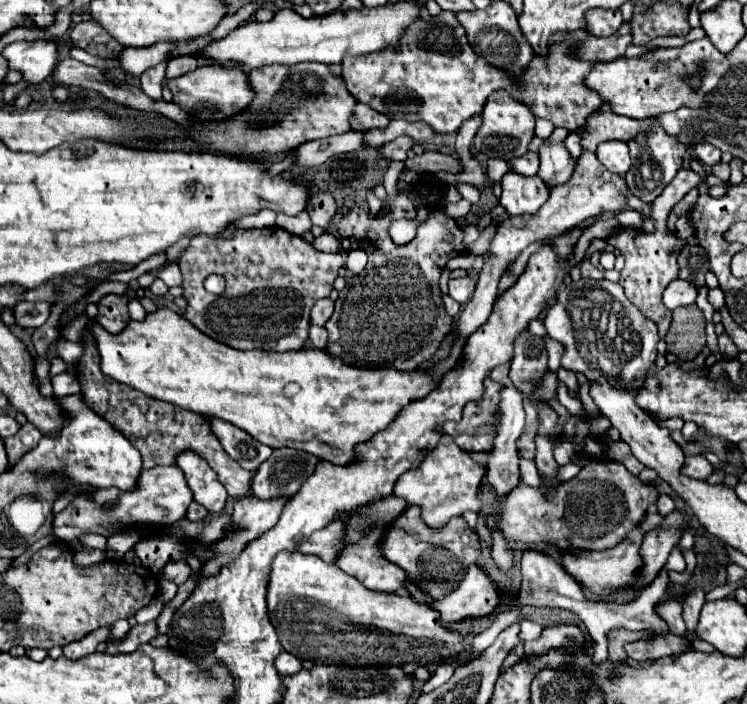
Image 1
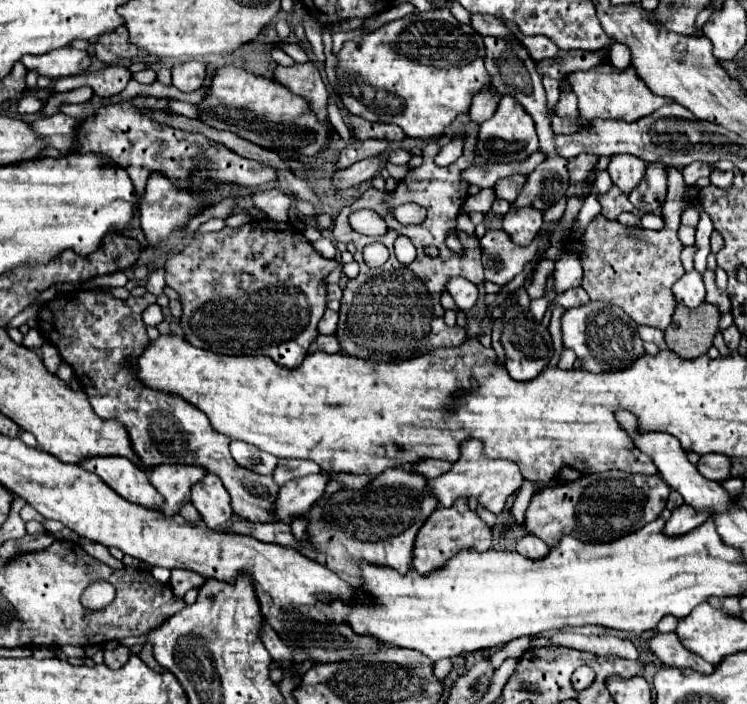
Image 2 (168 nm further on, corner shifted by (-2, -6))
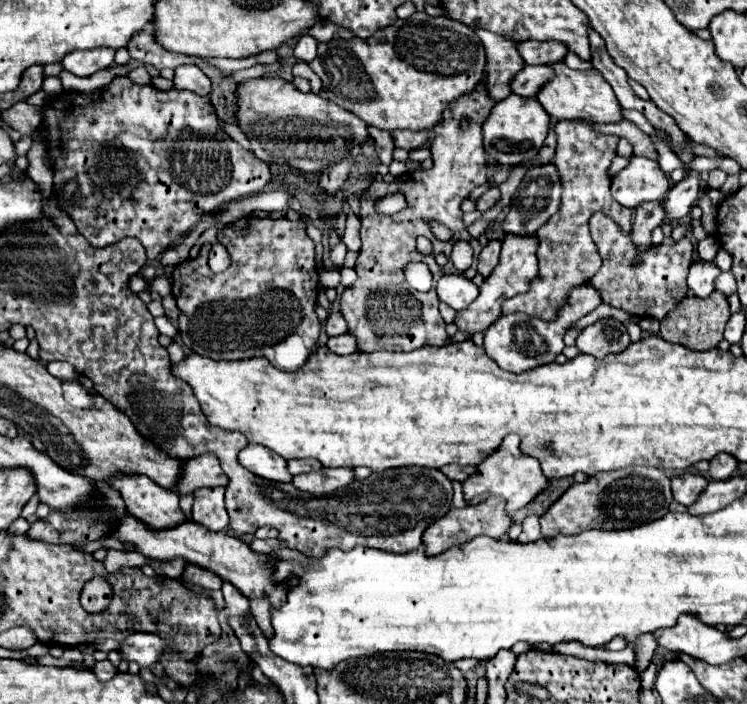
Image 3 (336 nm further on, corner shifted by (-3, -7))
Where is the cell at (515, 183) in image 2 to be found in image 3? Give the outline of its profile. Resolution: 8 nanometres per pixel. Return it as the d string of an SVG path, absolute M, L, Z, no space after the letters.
M491 186L487 192L483 192L479 198L477 198L477 210L479 212L485 212L485 210L489 210L495 202L497 202L497 198L499 198L499 188L497 186Z

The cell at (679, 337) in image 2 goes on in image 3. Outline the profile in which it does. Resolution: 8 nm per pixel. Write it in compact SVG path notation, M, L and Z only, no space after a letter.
M715 290L707 298L697 298L689 294L677 304L677 308L667 312L667 316L661 320L659 332L661 332L661 338L665 338L667 342L681 344L691 350L711 350L711 348L717 348L717 344L723 340L723 330L729 316L731 312L729 312L727 296L723 292Z

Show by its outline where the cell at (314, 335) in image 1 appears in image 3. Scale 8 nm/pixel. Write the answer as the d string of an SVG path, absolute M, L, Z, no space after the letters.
M343 334L343 336L337 336L337 338L329 338L327 348L333 350L335 354L353 354L353 352L359 350L353 334Z

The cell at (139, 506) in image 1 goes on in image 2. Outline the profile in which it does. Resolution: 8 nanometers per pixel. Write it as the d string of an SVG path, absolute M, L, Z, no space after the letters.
M158 465L148 473L150 483L164 497L164 503L156 507L166 517L180 513L182 505L190 503L190 489L206 475L206 469L196 465Z

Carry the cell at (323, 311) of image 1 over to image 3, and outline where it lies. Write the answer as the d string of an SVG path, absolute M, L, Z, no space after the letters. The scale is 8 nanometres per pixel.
M331 312L327 322L325 322L325 332L327 336L341 336L345 334L349 328L347 328L347 322L345 318L341 316L341 312Z

